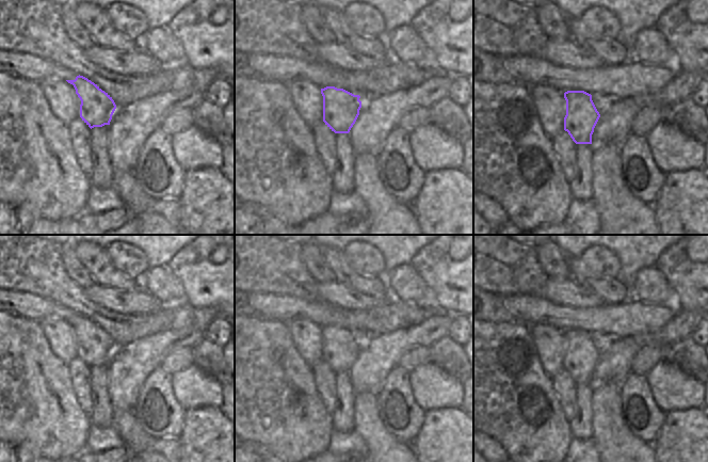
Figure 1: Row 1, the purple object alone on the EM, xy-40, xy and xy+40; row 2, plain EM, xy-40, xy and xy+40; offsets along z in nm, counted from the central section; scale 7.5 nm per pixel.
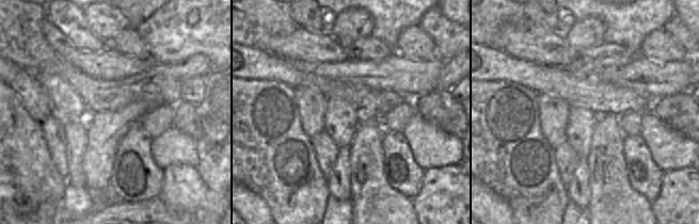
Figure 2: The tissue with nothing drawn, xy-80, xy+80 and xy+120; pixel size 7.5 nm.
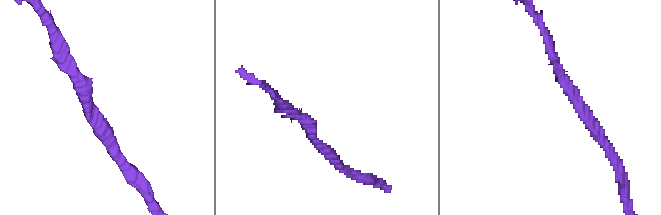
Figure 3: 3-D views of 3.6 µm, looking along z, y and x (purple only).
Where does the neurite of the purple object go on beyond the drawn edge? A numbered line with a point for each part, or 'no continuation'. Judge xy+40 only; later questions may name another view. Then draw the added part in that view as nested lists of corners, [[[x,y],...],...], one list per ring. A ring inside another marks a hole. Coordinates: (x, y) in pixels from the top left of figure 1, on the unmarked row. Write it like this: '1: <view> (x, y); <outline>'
no continuation

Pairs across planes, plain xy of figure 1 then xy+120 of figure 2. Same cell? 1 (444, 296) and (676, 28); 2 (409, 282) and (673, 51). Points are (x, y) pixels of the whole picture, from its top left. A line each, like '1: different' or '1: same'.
1: same
2: same

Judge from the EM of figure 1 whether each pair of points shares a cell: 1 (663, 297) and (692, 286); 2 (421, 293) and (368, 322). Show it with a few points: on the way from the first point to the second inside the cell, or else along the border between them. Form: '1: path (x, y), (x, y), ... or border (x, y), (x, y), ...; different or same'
1: border (660, 271), (665, 277), (673, 301); different
2: border (395, 298), (407, 303), (423, 303), (429, 300); different

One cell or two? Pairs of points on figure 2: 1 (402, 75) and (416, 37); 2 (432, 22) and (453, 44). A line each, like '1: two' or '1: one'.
1: two
2: one

